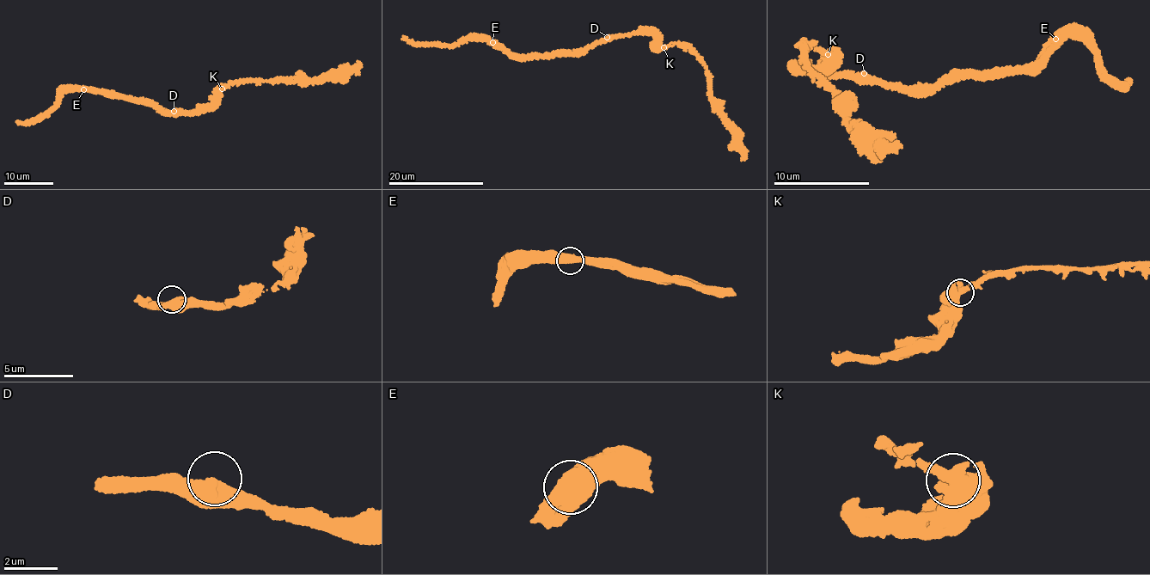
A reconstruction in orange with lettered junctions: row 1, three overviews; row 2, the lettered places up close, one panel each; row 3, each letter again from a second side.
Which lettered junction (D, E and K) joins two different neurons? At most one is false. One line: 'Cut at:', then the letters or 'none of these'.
Cut at: E

